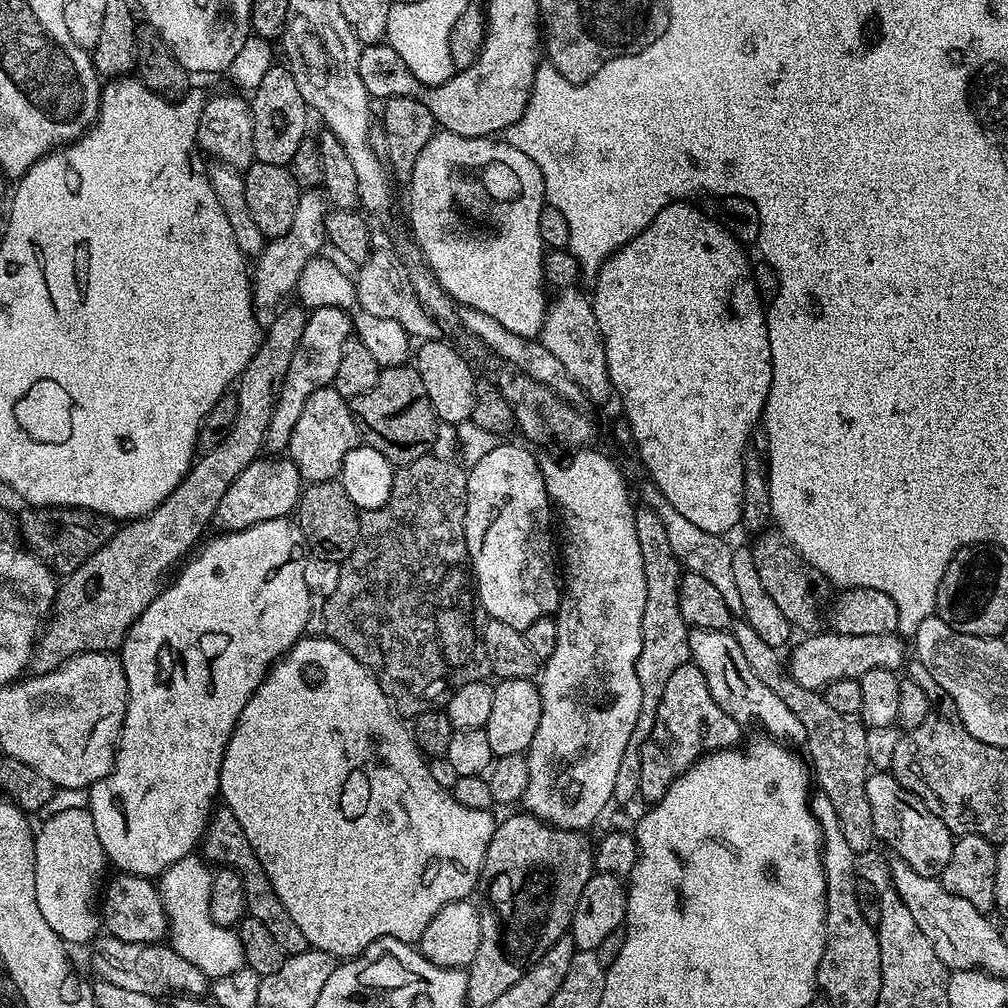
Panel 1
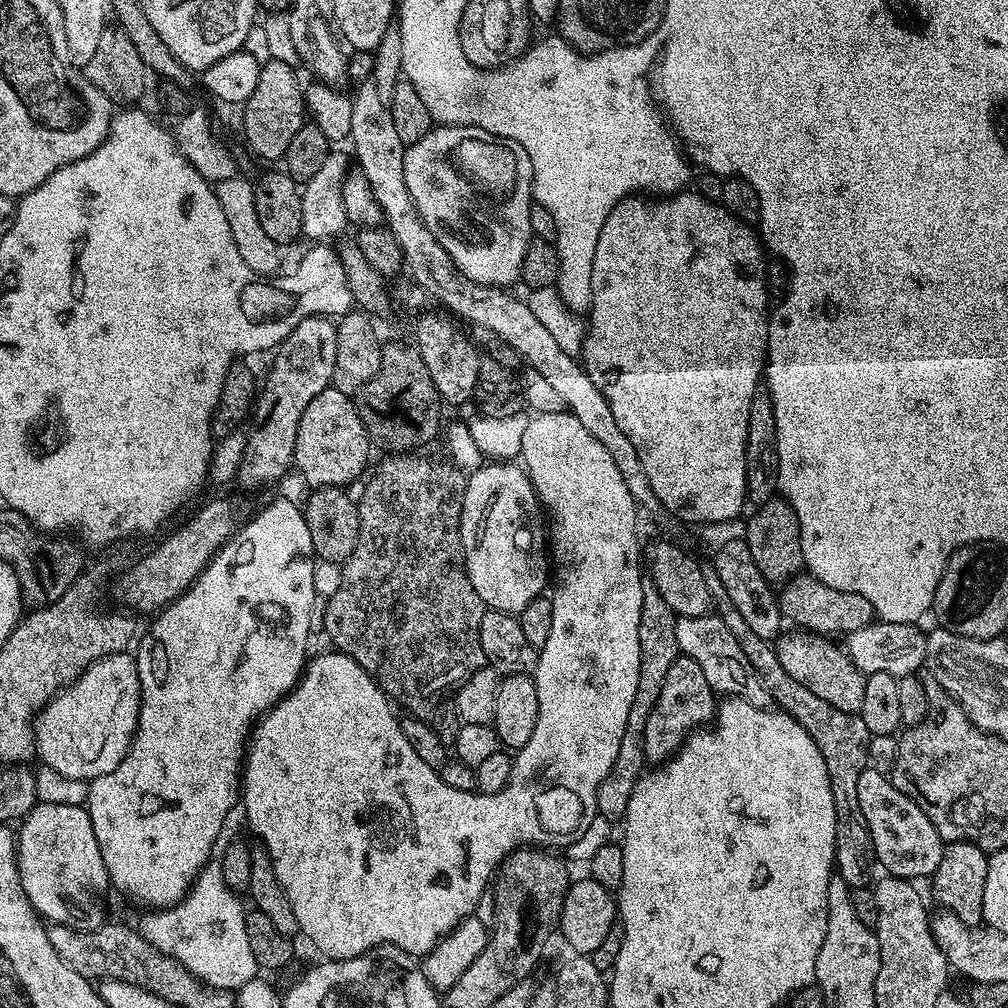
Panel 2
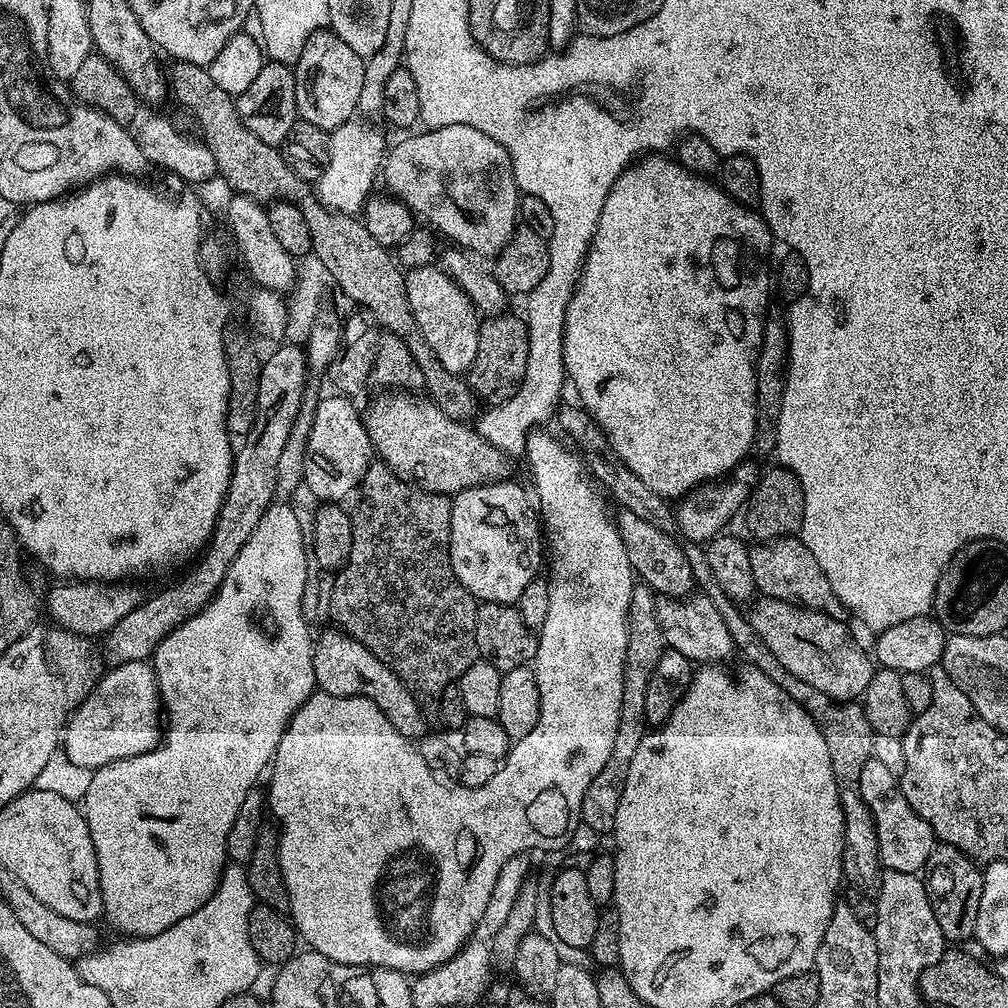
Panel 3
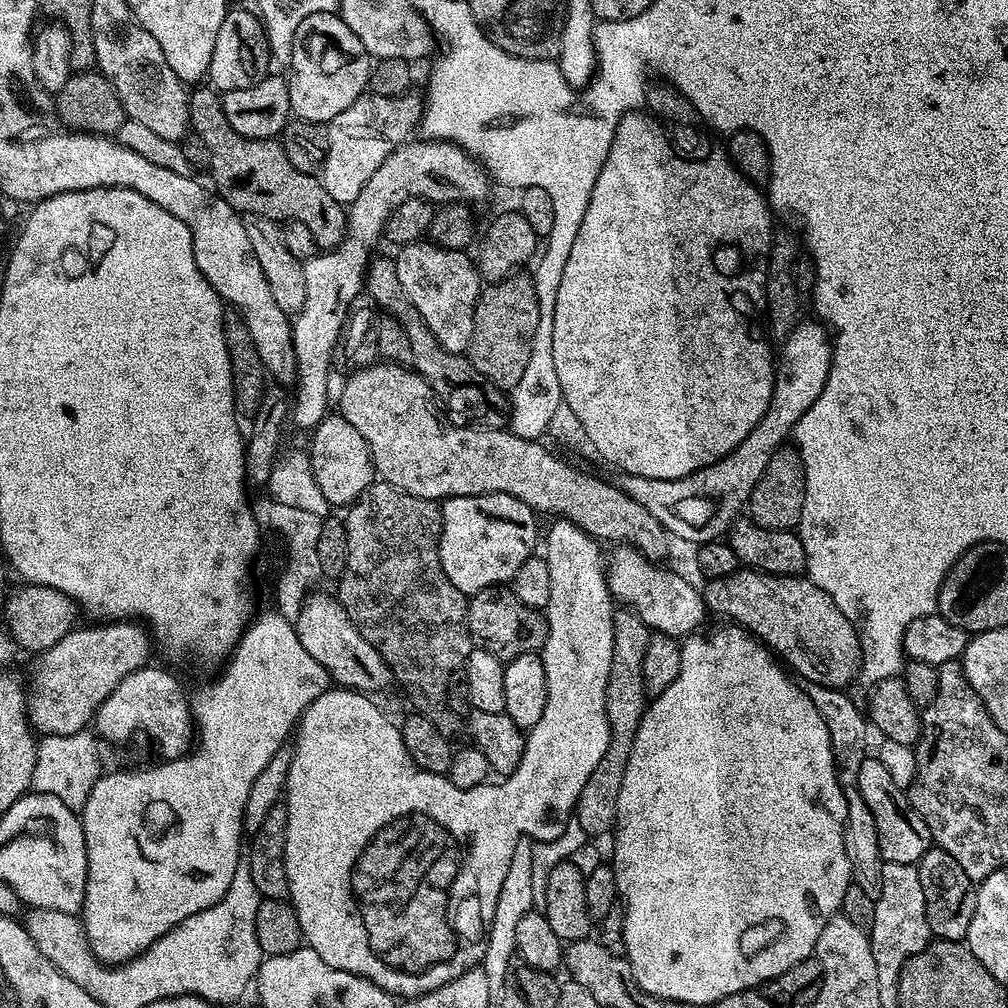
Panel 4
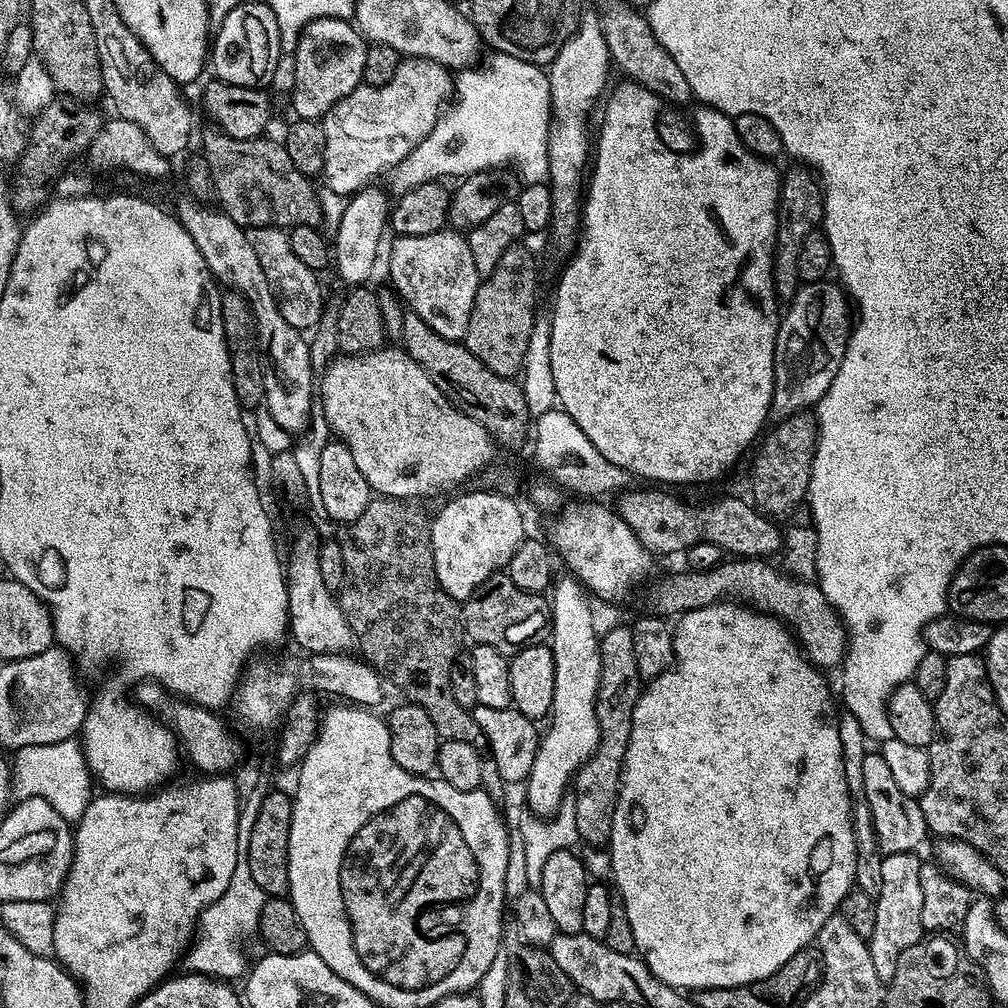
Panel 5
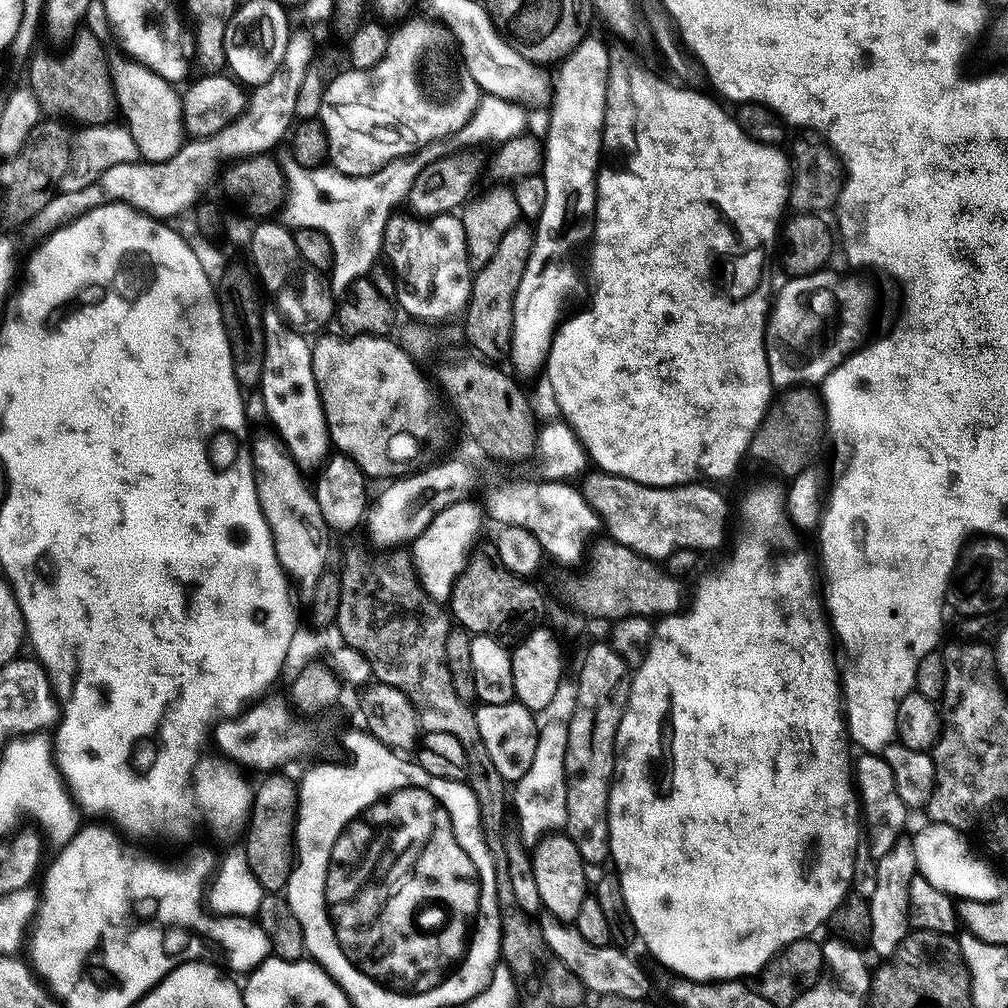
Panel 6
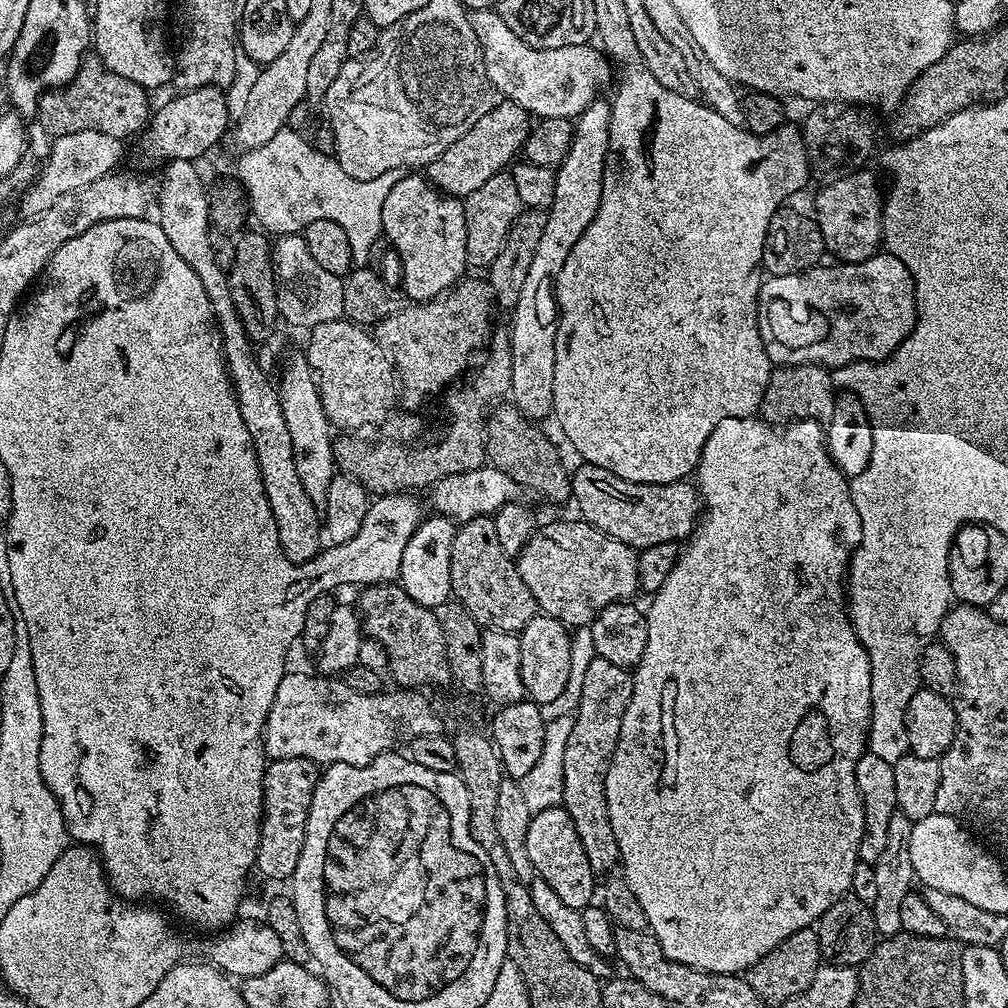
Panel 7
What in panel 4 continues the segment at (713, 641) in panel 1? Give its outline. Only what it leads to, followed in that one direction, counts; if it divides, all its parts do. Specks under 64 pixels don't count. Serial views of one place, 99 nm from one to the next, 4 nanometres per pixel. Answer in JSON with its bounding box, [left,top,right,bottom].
[606,546,706,638]

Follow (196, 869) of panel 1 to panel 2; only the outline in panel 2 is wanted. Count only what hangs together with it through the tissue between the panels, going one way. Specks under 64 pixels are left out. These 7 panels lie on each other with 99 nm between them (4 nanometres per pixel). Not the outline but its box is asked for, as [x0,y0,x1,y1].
[138,862,258,990]

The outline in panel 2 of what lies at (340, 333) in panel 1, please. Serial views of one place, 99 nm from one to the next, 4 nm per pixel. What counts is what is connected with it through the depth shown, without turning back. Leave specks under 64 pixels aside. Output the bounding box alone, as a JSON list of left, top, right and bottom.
[235,316,336,488]

